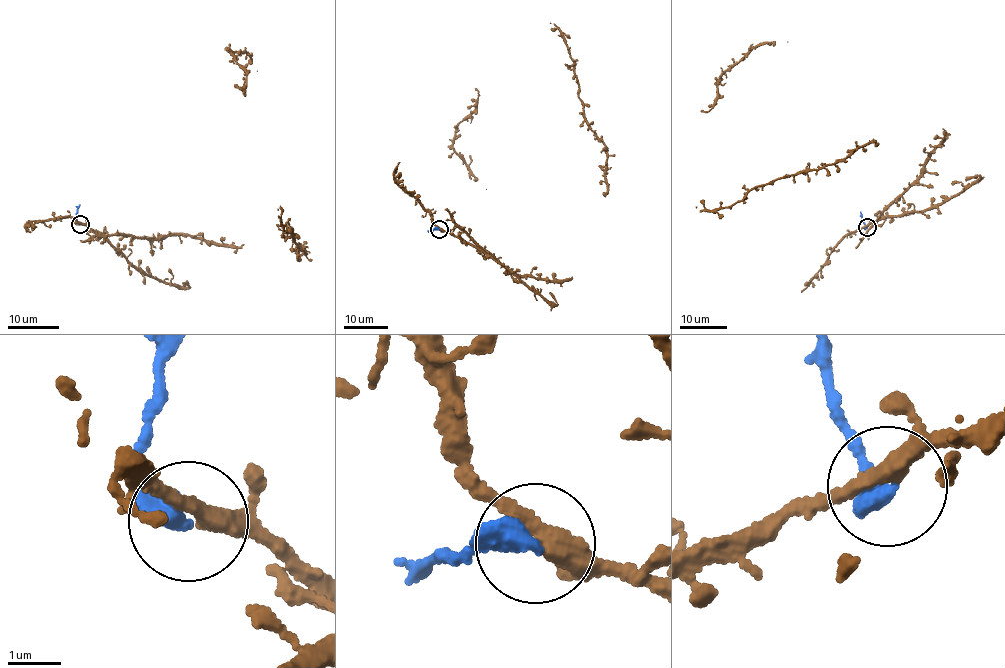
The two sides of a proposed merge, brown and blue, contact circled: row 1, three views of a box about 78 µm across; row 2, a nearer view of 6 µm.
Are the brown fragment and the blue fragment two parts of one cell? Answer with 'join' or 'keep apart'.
keep apart

